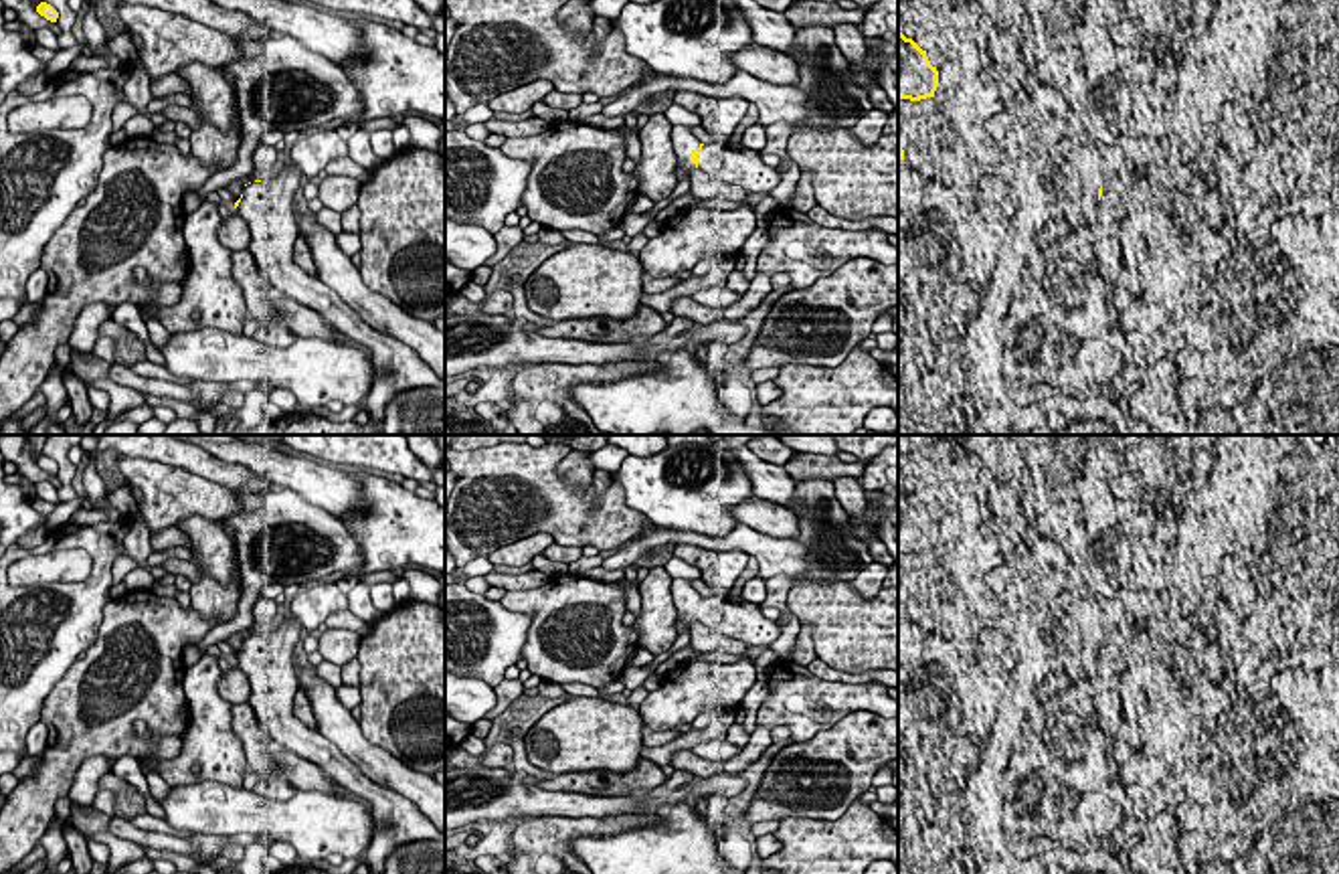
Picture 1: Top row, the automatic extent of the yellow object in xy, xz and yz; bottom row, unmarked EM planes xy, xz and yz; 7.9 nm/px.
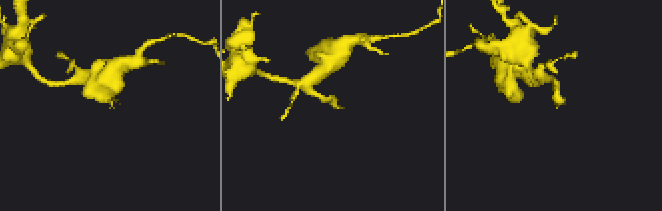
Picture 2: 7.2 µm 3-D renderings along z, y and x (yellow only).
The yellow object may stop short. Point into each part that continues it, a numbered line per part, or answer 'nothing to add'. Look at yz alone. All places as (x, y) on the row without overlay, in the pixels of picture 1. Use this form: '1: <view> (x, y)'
1: yz (1105, 701)

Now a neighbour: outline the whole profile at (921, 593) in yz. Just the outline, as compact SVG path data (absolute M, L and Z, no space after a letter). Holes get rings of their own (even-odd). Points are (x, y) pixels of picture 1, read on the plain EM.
M898 552L898 583L904 611L928 633L936 633L936 611L941 605L943 585L934 581L920 564L918 554Z

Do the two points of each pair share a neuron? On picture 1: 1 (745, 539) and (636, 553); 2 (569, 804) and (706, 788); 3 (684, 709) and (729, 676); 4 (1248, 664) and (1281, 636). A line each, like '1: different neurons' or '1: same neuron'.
1: same neuron
2: same neuron
3: same neuron
4: different neurons

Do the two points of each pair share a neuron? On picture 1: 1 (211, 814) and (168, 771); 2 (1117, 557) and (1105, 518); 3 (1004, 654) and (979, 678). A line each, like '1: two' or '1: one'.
1: two
2: one
3: two

